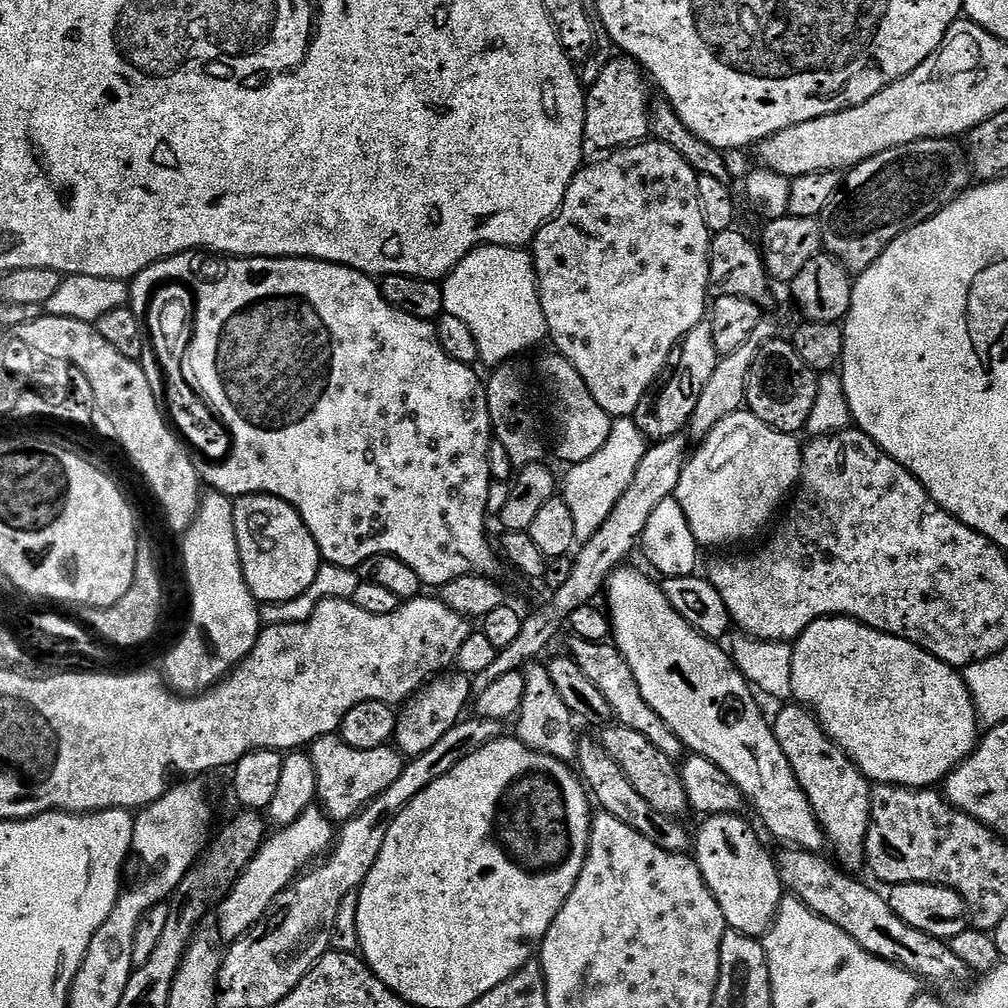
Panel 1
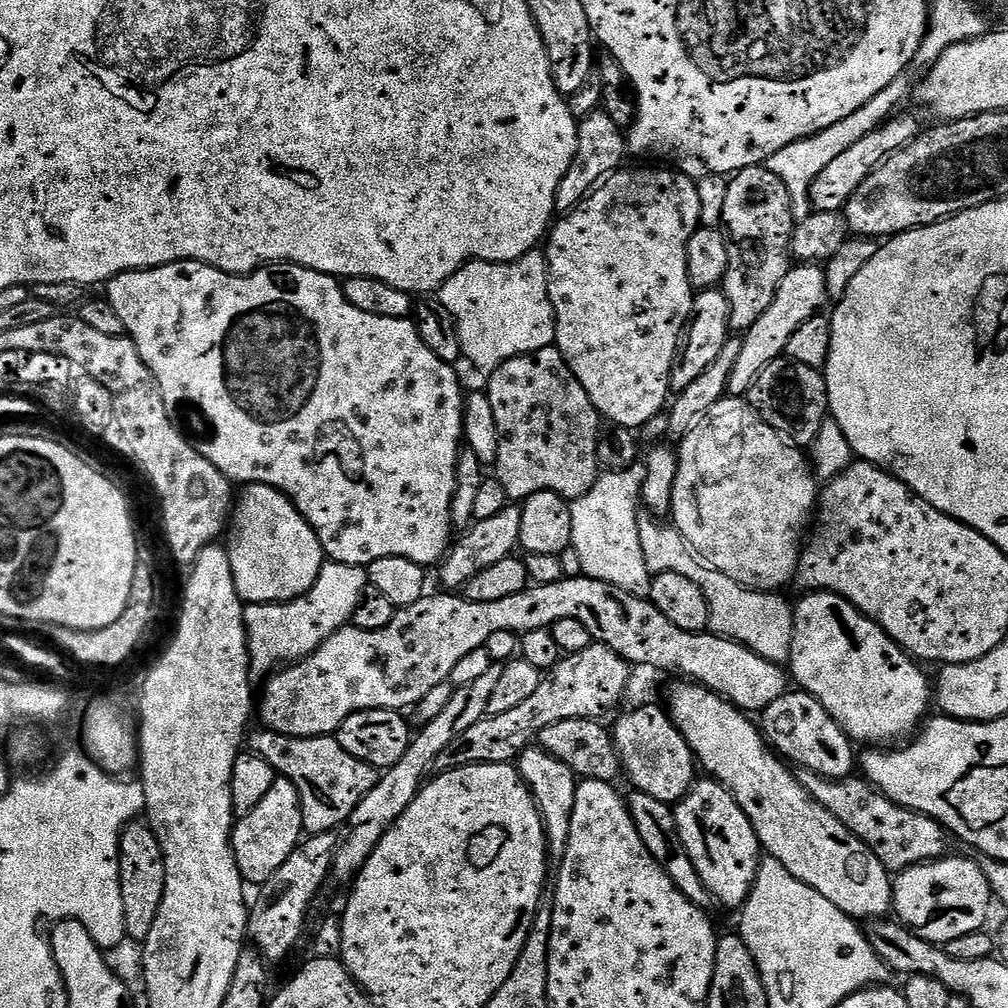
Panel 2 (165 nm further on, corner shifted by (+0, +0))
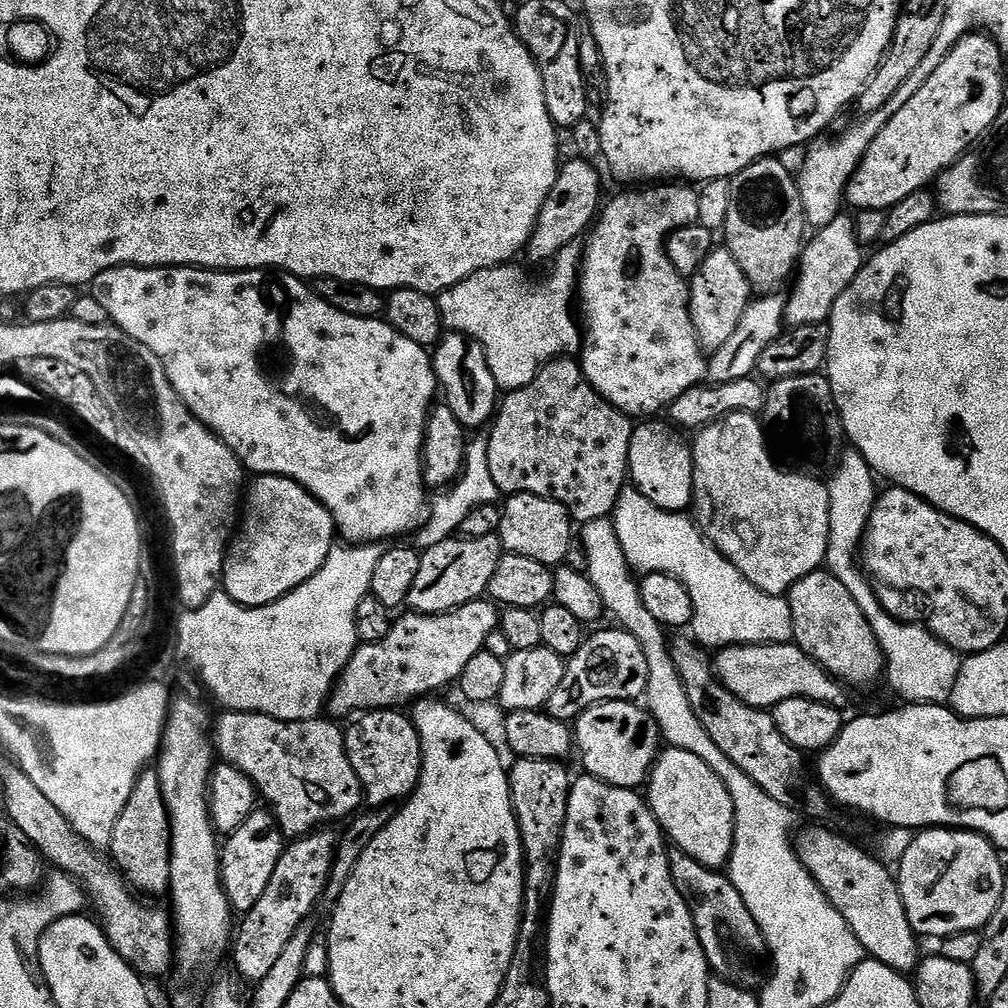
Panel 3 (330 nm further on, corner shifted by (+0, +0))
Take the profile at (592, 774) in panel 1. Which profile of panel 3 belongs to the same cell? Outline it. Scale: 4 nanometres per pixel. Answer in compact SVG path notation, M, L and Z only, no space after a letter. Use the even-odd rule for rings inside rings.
M678 847L669 851L668 861L674 886L678 886L678 894L682 894L682 898L688 903L688 909L692 911L696 933L702 942L709 969L719 979L729 980L739 988L763 988L770 975L768 943L758 922L754 922L754 914L746 910L742 894L738 894L723 871L702 866L702 862L690 858L690 854Z

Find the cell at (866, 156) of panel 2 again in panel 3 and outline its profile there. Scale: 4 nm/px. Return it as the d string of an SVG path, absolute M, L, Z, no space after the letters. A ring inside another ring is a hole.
M976 30L958 41L946 54L945 61L938 70L923 83L918 94L889 119L881 133L870 143L870 148L866 150L856 172L849 178L847 203L849 200L856 210L878 210L887 213L889 208L902 202L902 198L910 198L910 194L927 189L973 145L983 141L1000 111L1006 107L1004 76L1000 73L1004 68L1004 61L1005 54L1000 51L993 37L983 31Z

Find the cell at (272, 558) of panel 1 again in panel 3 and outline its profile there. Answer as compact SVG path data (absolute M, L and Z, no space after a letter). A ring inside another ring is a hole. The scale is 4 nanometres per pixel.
M257 475L242 500L242 519L224 558L223 591L246 608L280 600L326 562L337 539L336 524L322 502L285 476Z

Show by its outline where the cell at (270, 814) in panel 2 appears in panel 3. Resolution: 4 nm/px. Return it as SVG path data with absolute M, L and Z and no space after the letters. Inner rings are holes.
M268 810L252 812L250 818L246 818L246 822L242 822L242 826L238 826L238 830L234 830L223 841L220 873L233 913L249 912L258 903L258 898L262 898L266 885L274 875L274 866L278 866L278 858L282 858L285 847L286 837L281 832L276 817Z

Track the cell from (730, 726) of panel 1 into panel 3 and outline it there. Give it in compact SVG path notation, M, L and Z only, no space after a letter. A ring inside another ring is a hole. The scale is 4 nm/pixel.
M812 826L804 833L799 833L795 841L797 852L800 853L800 861L806 866L808 873L815 878L816 885L824 891L828 901L835 906L838 914L846 918L850 930L858 938L858 942L871 959L882 962L890 966L896 972L905 974L911 973L922 959L922 951L916 943L918 937L915 930L910 926L906 918L904 903L900 897L900 886L895 875L888 873L889 865L881 862L875 855L863 852L856 844L851 844L844 836L839 836L836 832L831 832L824 826Z

